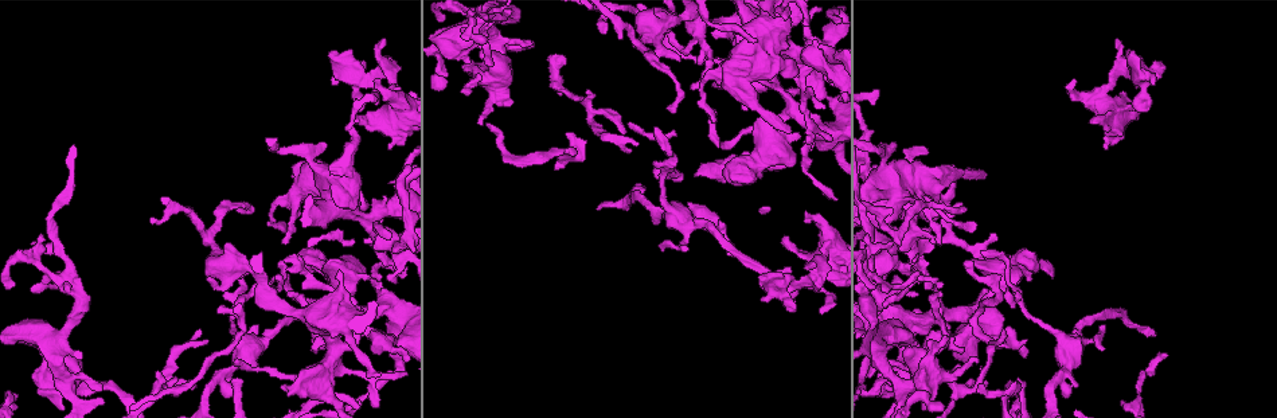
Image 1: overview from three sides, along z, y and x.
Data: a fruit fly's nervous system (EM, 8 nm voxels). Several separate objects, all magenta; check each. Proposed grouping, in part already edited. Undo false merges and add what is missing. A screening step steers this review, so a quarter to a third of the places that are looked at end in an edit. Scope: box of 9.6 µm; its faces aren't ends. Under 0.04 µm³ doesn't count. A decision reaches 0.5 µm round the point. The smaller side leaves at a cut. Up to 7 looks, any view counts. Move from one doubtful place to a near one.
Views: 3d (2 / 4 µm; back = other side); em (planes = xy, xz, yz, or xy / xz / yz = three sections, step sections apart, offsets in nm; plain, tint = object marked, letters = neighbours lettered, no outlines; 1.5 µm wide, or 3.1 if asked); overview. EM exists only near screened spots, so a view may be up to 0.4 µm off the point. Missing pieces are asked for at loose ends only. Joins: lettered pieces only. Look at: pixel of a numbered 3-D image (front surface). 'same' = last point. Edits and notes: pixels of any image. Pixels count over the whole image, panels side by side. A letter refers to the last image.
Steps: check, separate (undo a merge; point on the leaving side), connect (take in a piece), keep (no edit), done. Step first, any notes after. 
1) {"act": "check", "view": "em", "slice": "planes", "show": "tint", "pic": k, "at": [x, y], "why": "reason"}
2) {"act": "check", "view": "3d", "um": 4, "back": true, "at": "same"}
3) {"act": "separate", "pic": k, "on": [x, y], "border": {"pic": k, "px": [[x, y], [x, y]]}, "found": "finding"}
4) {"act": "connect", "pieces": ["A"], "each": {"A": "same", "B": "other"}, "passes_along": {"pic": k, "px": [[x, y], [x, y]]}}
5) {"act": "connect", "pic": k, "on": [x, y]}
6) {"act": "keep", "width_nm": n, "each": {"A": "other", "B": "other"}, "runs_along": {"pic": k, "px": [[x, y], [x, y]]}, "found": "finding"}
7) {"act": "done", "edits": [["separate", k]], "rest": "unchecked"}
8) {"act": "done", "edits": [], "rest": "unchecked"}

{"act": "check", "view": "em", "slice": "yz", "step": 4, "show": "letters", "pic": 1, "at": [34, 372], "why": "free end"}

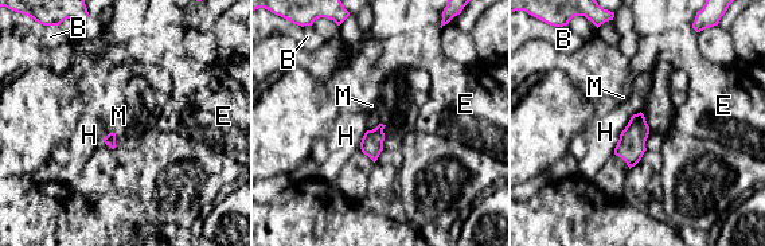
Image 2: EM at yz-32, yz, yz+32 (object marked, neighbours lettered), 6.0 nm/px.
{"act": "keep", "each": {"B": "other", "E": "other", "H": "other", "M": "other"}, "border": {"pic": 2, "px": [[381, 122], [367, 131]]}, "found": "none of them fits"}

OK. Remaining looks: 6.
{"act": "check", "view": "em", "slice": "xy", "step": 8, "show": "tint", "pic": 1, "at": [805, 218], "why": "branch stops here"}

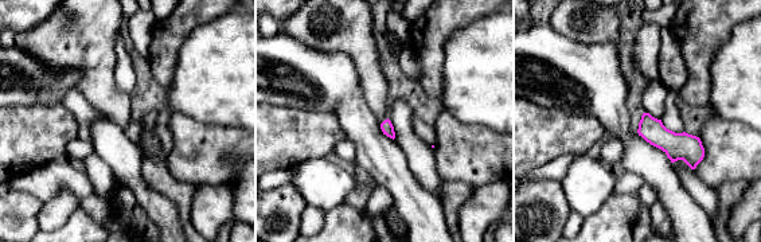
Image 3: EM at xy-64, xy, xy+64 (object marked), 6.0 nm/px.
{"act": "check", "view": "em", "slice": "planes", "show": "letters", "at": "same"}

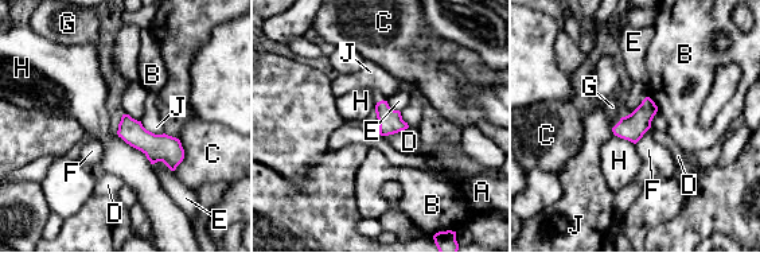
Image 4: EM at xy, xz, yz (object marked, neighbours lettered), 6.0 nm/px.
{"act": "connect", "pieces": ["G"], "width_nm": 140, "each": {"A": "other", "B": "other", "C": "other", "D": "other", "E": "other", "F": "other", "G": "same", "H": "other", "J": "other"}, "passes_along": {"pic": 4, "px": [[632, 127], [618, 123], [612, 106]]}, "found": "it goes on there"}

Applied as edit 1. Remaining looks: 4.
{"act": "check", "view": "overview", "why": "redraw"}

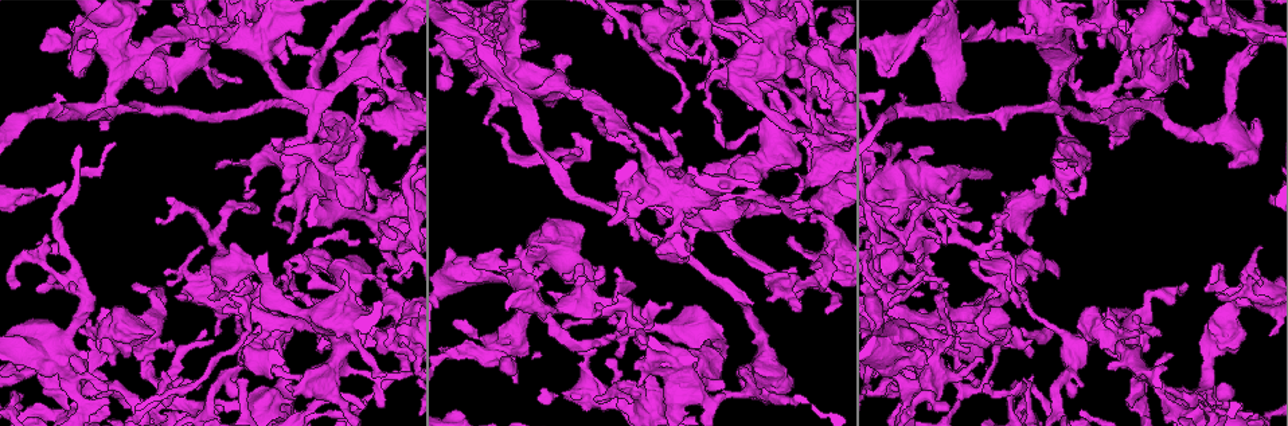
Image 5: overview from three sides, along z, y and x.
{"act": "check", "view": "em", "slice": "planes", "show": "letters", "pic": 5, "at": [721, 120], "why": "tapers out"}

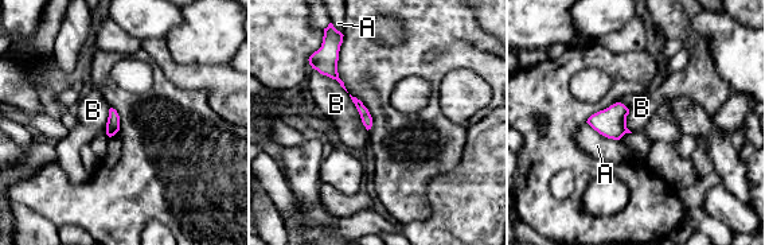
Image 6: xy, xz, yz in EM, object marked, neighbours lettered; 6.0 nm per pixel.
{"act": "keep", "each": {"A": "other", "B": "other"}, "runs_along": {"pic": 6, "px": [[334, 62], [334, 74], [369, 123]]}, "found": "no lettered piece goes on from it"}

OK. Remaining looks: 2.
{"act": "done", "edits": [["connect", 4]], "rest": "unchecked"}

